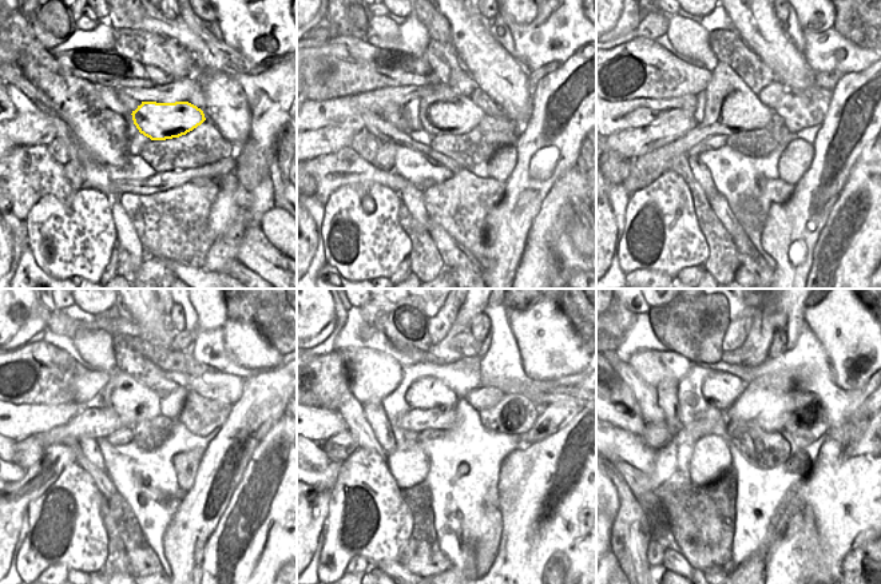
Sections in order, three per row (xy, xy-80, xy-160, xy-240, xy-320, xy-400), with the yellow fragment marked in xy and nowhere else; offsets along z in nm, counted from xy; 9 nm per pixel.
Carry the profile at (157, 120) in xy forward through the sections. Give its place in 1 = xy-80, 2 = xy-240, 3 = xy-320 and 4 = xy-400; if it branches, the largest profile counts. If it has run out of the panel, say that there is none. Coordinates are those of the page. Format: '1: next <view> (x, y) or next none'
1: next xy-80 (441, 112)
2: next xy-240 (134, 402)
3: next xy-320 (427, 393)
4: next xy-400 (719, 389)

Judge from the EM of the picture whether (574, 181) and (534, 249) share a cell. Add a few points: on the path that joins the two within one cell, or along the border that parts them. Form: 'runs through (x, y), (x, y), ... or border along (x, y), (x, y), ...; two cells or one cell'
runs through (562, 198), (551, 222), (543, 231); one cell

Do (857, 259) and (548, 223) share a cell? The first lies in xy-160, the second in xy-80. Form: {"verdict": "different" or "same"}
{"verdict": "same"}

